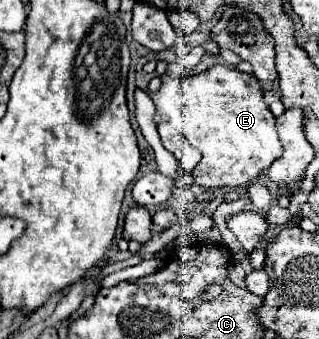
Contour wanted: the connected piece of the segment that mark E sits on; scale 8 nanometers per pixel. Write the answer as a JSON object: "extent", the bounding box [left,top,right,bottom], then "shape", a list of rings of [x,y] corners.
{"extent":[148,65,282,189],"shape":[[[214,65],[204,73],[182,79],[175,84],[179,88],[173,88],[176,86],[173,86],[173,79],[170,76],[164,75],[159,91],[148,93],[156,108],[154,122],[156,128],[160,123],[170,123],[180,135],[188,139],[192,147],[202,151],[202,159],[192,171],[194,183],[206,189],[238,189],[242,185],[256,181],[258,175],[266,171],[274,163],[274,159],[282,155],[282,143],[276,133],[276,117],[264,103],[262,85],[254,75],[242,73],[236,67]]]}

